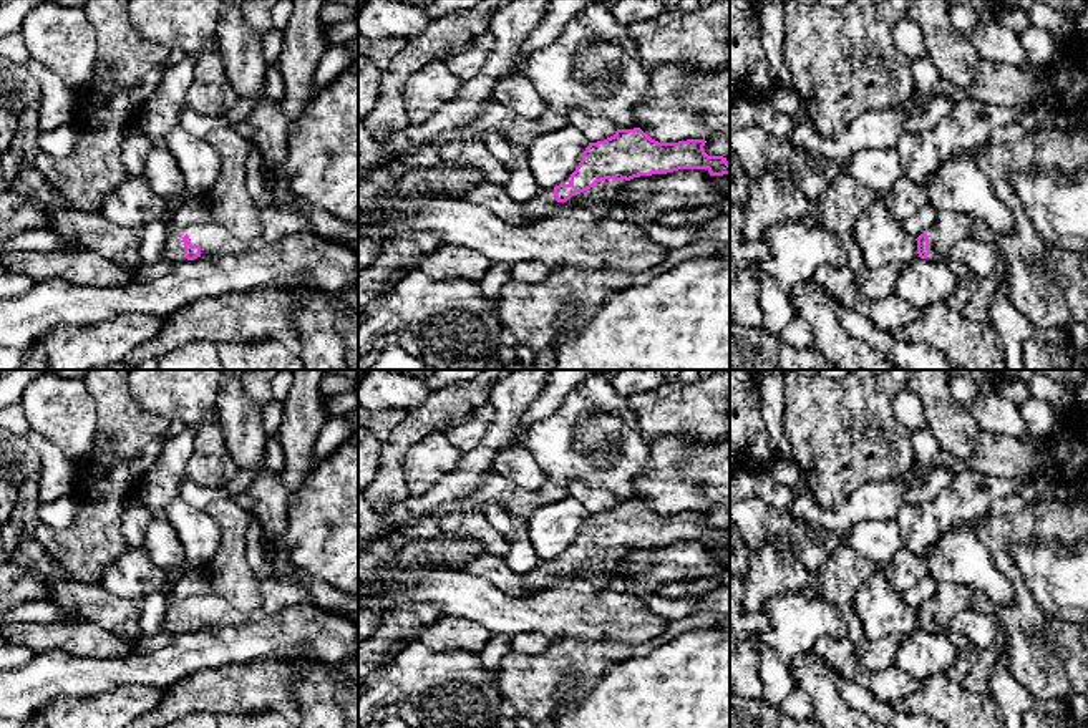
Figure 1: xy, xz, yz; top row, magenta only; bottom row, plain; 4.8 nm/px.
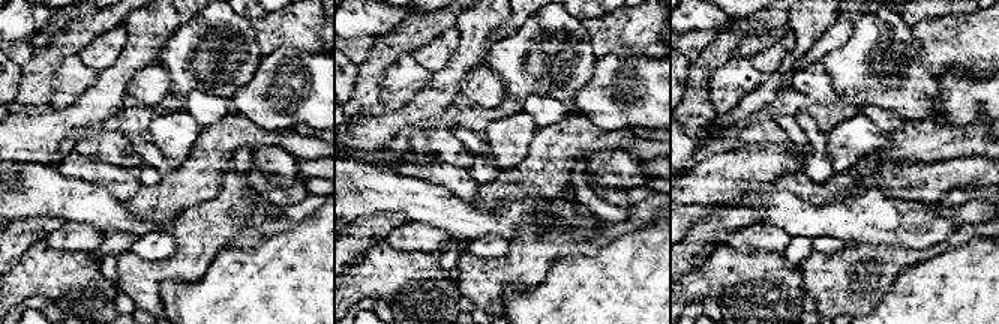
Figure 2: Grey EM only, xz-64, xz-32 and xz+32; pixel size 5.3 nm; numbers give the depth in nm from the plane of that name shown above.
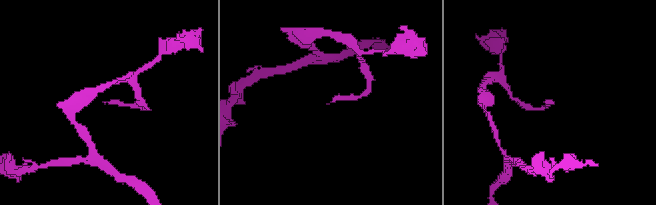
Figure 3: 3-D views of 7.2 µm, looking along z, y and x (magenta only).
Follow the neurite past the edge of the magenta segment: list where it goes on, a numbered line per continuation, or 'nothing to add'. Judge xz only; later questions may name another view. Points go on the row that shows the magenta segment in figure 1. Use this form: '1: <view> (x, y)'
1: xz (596, 199)

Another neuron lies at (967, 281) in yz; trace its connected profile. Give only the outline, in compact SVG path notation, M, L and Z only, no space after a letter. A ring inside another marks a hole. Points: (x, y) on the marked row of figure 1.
M947 259L947 264L957 279L957 287L955 287L954 294L947 298L947 303L955 312L962 313L964 308L967 307L970 297L977 290L979 277L970 269L967 269L962 262L959 262L955 259Z

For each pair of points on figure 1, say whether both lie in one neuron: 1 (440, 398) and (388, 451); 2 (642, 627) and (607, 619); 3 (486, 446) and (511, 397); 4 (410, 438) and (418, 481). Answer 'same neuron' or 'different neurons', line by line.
1: same neuron
2: same neuron
3: same neuron
4: different neurons

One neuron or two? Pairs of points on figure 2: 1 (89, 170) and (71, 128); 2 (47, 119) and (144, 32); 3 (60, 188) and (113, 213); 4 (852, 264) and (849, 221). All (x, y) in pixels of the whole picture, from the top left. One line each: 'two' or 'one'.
1: two
2: one
3: one
4: two

